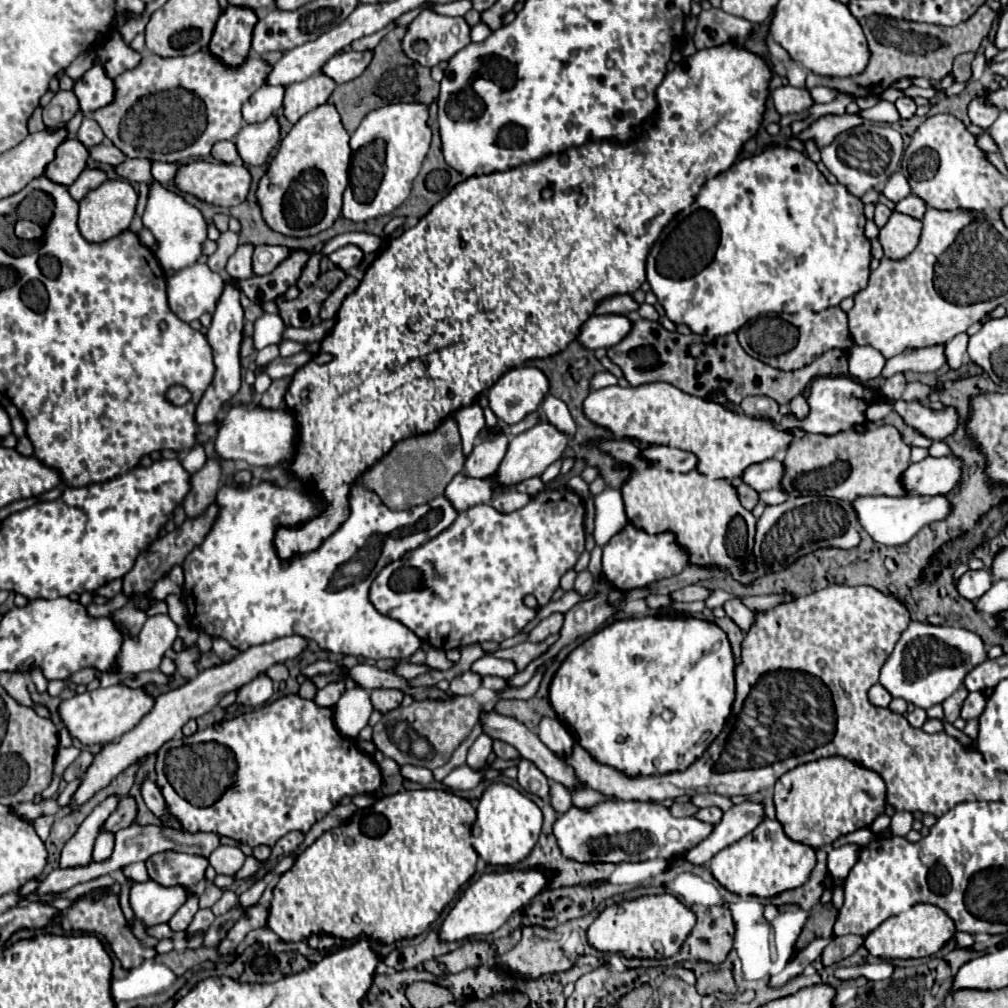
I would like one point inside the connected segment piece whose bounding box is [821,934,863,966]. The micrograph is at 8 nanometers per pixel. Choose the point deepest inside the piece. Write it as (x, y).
(840, 947)

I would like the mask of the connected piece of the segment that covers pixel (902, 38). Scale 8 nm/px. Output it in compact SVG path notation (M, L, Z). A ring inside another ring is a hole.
M981 4L977 12L963 24L957 26L935 26L925 22L907 22L907 20L893 20L883 16L867 16L861 18L859 24L865 32L867 44L869 44L869 62L867 68L859 76L847 76L847 78L829 78L819 76L811 70L807 72L807 86L831 86L839 92L851 94L851 96L873 96L887 90L893 82L901 78L917 78L925 76L929 80L943 80L953 72L953 60L963 52L973 52L981 46L981 40L989 34L991 22L995 18L995 12Z

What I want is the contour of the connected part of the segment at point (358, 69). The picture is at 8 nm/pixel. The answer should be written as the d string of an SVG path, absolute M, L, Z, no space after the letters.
M365 50L365 52L341 52L337 56L333 56L325 66L323 72L333 78L337 84L349 82L355 76L363 74L363 68L367 68L367 64L371 64L371 56L375 52L373 50Z

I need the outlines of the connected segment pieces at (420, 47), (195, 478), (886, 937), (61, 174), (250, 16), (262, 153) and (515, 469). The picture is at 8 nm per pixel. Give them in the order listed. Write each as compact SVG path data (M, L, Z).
M423 10L411 24L409 30L403 38L403 52L419 62L421 66L437 66L439 62L449 62L461 48L465 48L471 38L469 38L469 26L463 18L449 18L449 16L439 16L431 10Z
M207 458L205 466L191 474L191 488L183 500L187 516L201 514L217 496L221 486L221 464L219 458Z
M915 904L907 912L887 918L883 924L879 924L877 930L869 932L865 936L865 948L869 950L869 954L885 960L921 958L921 956L935 954L953 934L955 934L953 920L939 906Z
M67 138L55 154L55 160L47 166L47 178L59 182L63 186L71 186L77 176L85 170L89 158L89 150L79 144L77 138Z
M229 6L217 20L209 52L229 68L243 64L251 54L251 32L255 22L257 14L253 10Z
M271 116L259 124L245 124L235 140L243 162L247 166L267 164L271 152L279 144L279 132L281 126L277 122L277 116Z
M545 418L539 420L533 428L529 428L529 430L525 430L525 432L517 434L517 436L509 442L509 450L507 450L507 454L505 454L505 458L503 458L501 466L499 466L499 470L497 470L497 474L495 474L495 476L497 476L497 482L499 482L501 486L513 488L515 484L519 484L519 482L531 478L531 476L541 476L543 470L545 470L551 462L555 462L555 460L561 458L563 450L567 448L567 442L569 442L569 436L567 436L565 432L561 432L559 428L555 428L555 426L553 426L551 422L547 422Z

